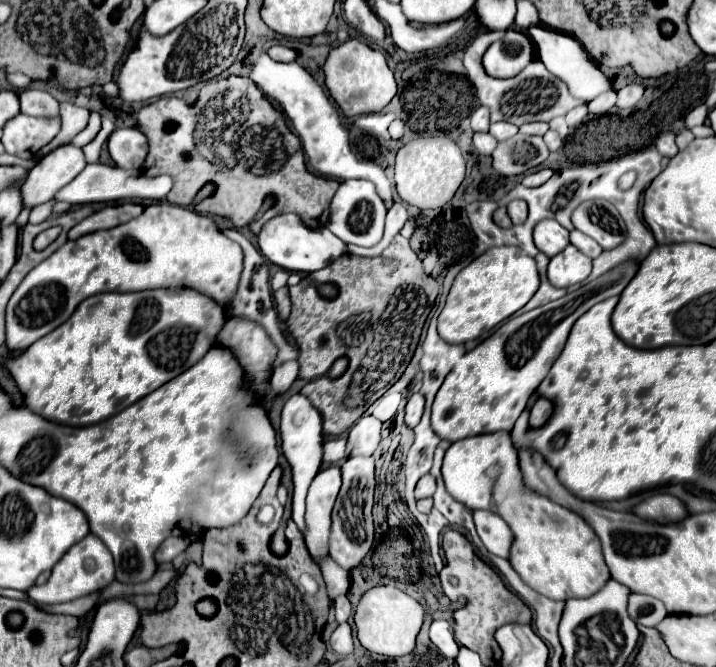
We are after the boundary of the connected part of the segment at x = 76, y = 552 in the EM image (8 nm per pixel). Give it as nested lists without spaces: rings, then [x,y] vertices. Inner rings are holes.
[[[87,535],[83,537],[79,543],[75,543],[61,559],[59,563],[53,567],[51,577],[45,585],[35,585],[27,591],[27,595],[35,601],[35,603],[43,603],[43,605],[57,605],[57,603],[67,603],[79,597],[85,597],[97,589],[107,587],[111,581],[115,581],[115,565],[113,565],[113,557],[109,553],[109,549],[103,545],[101,539],[97,539],[95,535]]]

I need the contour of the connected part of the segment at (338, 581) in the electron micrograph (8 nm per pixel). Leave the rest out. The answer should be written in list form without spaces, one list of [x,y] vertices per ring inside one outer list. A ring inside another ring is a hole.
[[[325,555],[325,559],[317,561],[325,587],[327,587],[327,597],[333,601],[339,595],[345,595],[349,589],[349,573],[341,567],[337,567],[337,563],[333,563],[333,559],[329,555]]]

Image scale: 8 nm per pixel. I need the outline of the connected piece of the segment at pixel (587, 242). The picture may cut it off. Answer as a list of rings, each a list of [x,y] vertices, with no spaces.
[[[571,231],[571,243],[581,251],[581,253],[585,253],[587,257],[591,257],[591,259],[595,259],[595,257],[599,257],[601,255],[601,247],[591,239],[591,237],[587,237],[585,233],[581,233],[581,231]]]

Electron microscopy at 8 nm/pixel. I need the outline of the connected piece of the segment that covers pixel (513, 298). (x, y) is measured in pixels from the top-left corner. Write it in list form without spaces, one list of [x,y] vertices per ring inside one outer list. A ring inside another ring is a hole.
[[[497,245],[471,261],[455,277],[439,315],[437,331],[447,343],[465,343],[477,339],[483,331],[493,329],[515,311],[519,311],[537,291],[539,273],[535,257],[517,245]]]

